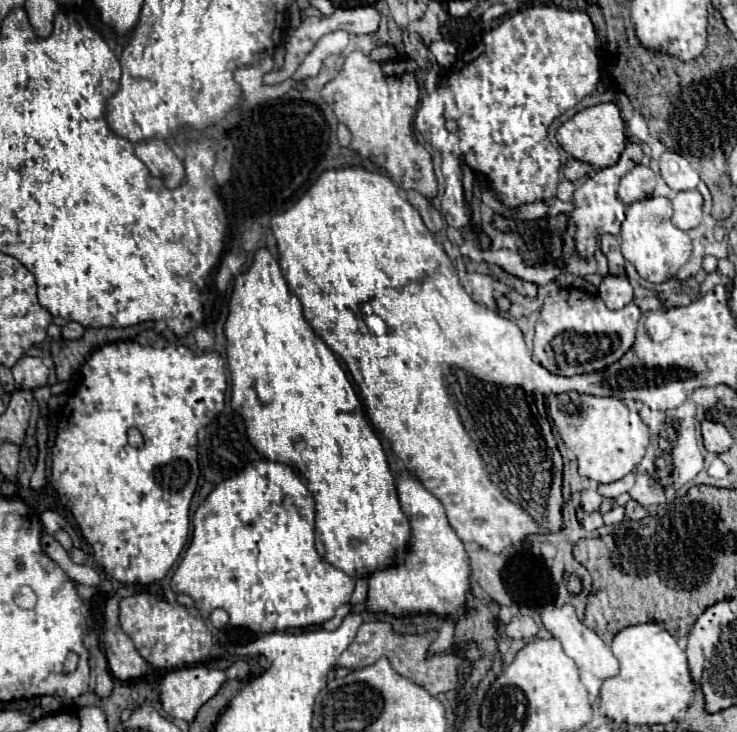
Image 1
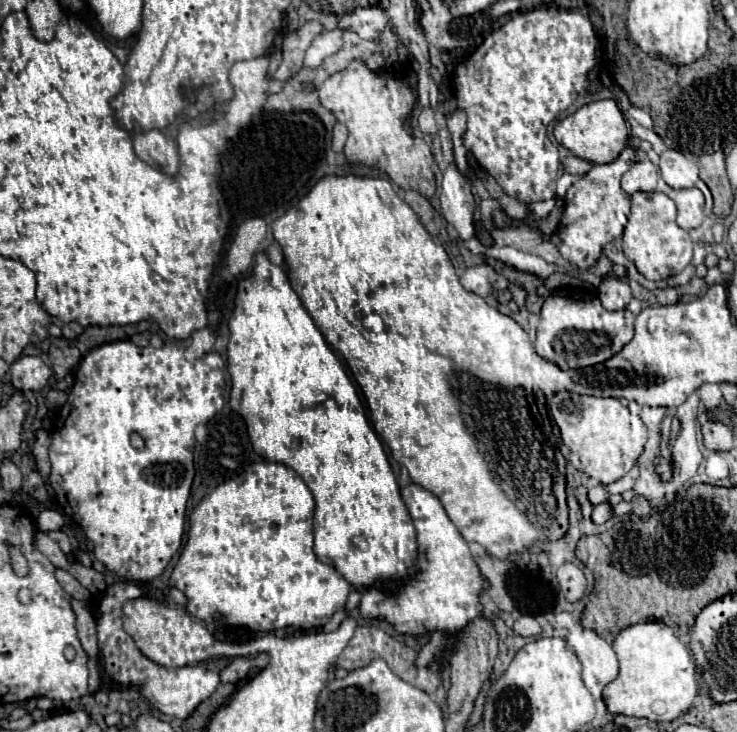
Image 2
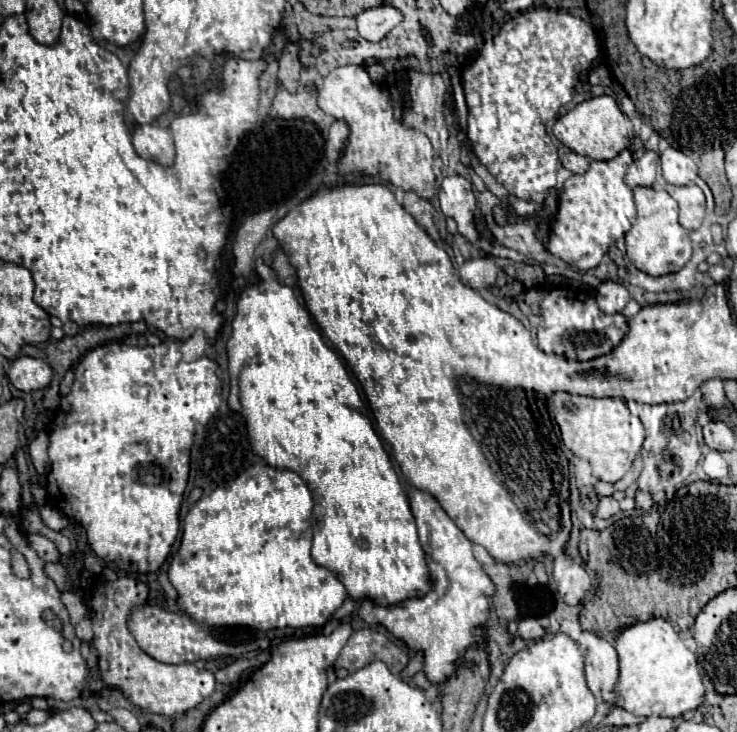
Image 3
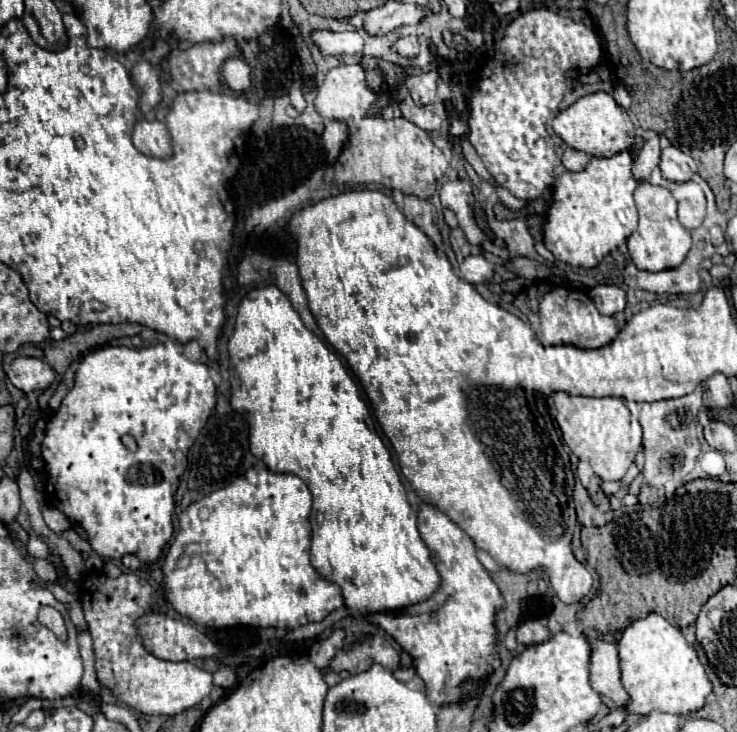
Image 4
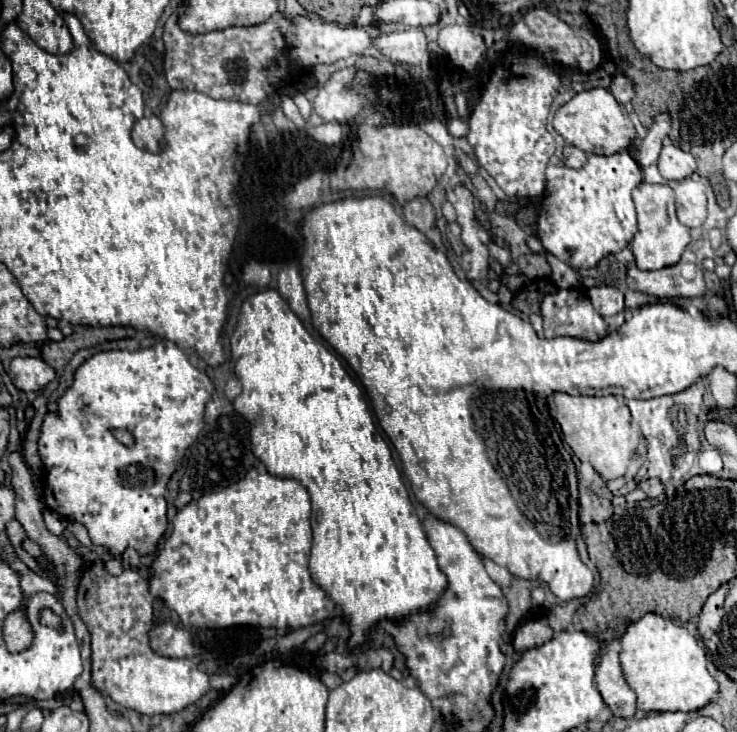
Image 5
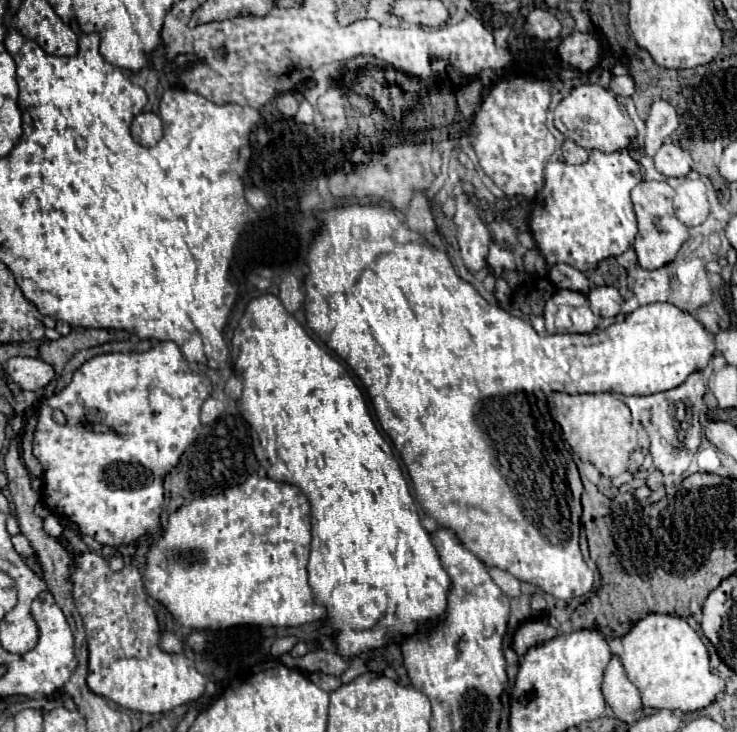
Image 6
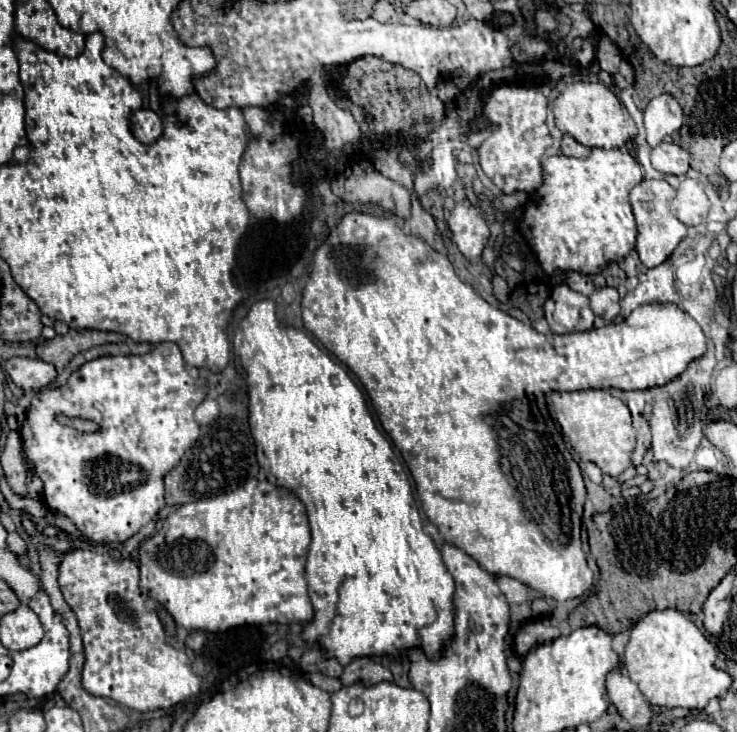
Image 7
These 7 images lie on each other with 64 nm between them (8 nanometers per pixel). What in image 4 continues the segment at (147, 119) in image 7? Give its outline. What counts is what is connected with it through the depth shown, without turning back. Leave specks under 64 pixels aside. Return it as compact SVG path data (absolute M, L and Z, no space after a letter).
M138 120L132 132L132 142L146 156L168 158L172 154L168 128L158 120Z

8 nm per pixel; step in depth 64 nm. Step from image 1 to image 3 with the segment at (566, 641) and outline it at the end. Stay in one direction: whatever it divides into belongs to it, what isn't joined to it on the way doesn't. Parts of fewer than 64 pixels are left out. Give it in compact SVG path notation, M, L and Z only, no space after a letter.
M582 632L582 636L578 638L580 646L586 648L586 680L588 680L588 688L594 692L596 698L614 704L616 702L616 692L614 686L618 682L618 654L616 648L612 644L608 644L606 640L594 636L592 632Z

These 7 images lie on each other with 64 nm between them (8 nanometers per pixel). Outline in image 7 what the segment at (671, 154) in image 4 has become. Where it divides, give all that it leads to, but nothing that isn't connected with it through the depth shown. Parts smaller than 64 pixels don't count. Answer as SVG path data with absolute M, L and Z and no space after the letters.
M660 142L656 148L652 148L650 152L650 160L652 160L652 166L662 172L662 174L676 174L676 176L682 176L688 172L688 160L690 160L690 154L672 144L672 142Z

